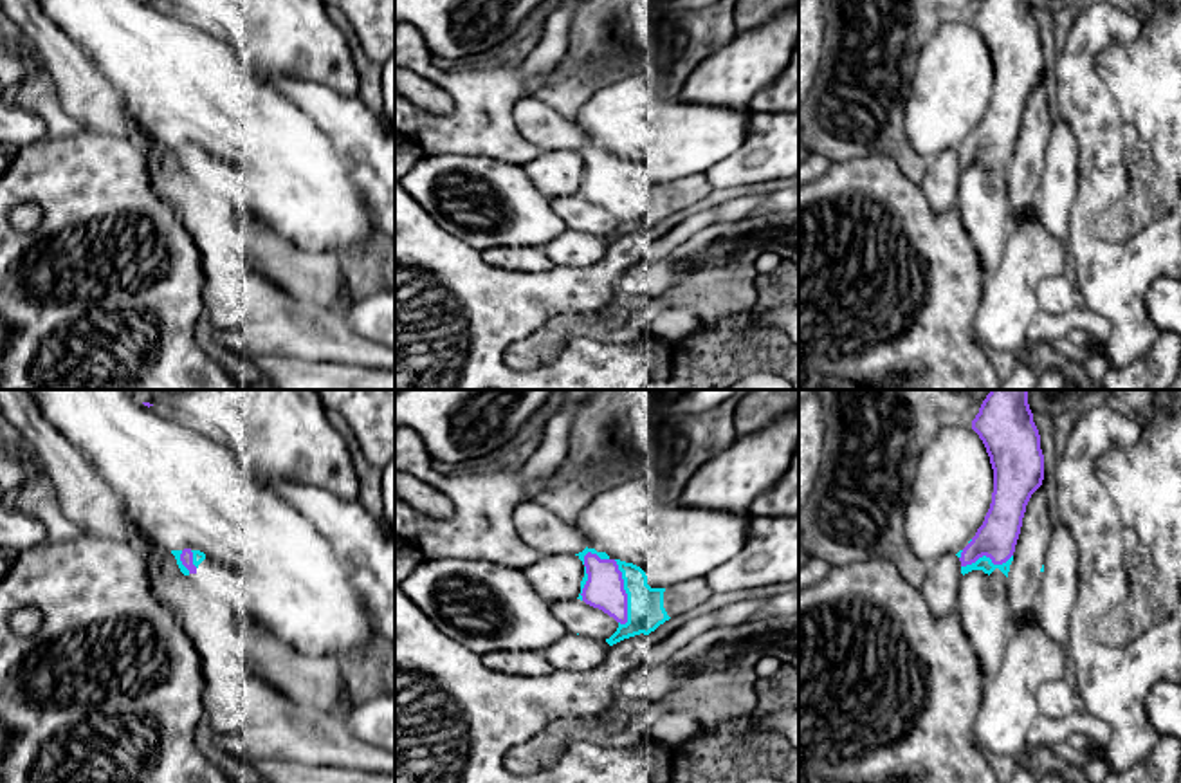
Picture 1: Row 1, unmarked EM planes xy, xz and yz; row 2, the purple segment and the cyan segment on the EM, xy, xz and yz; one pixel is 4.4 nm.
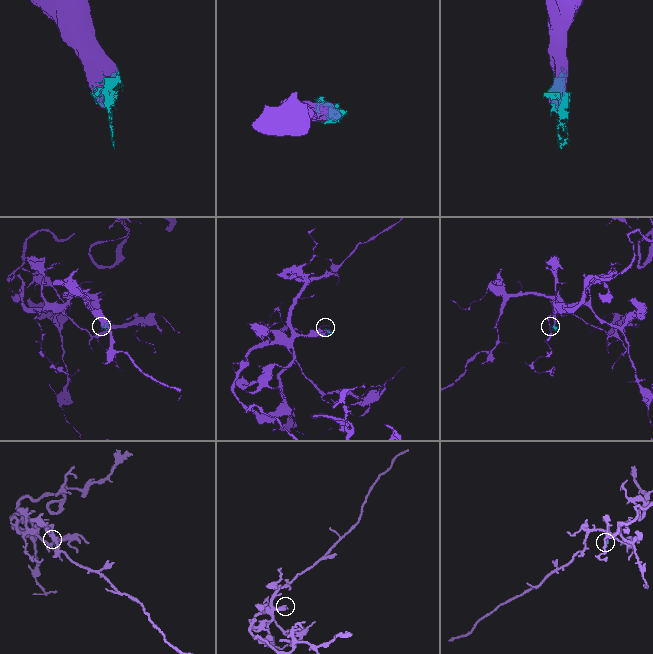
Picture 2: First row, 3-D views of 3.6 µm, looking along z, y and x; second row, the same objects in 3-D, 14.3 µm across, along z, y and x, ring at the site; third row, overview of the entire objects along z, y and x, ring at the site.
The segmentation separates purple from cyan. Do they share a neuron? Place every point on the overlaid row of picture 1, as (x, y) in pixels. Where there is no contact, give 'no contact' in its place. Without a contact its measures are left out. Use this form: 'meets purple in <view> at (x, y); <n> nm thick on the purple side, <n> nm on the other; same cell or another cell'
meets purple in xz at (624, 592); 180 nm thick on the purple side, 170 nm on the other; same cell

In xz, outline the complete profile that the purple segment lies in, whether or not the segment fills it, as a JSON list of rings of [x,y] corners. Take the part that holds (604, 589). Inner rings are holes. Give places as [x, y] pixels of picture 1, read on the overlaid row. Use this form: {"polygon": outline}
{"polygon": [[[588,547],[575,556],[584,565],[577,599],[618,622],[617,631],[606,639],[609,646],[640,633],[649,635],[671,617],[703,604],[712,595],[705,579],[651,588],[645,572],[633,563],[611,559],[606,552]]]}

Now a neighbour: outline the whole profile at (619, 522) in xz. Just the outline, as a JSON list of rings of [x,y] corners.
[[[644,474],[604,491],[588,503],[575,520],[586,536],[588,548],[606,552],[640,567],[651,588],[671,588],[683,581],[703,579],[725,565],[745,547],[750,512],[725,512],[718,509],[691,509],[682,503],[664,503],[647,487]]]

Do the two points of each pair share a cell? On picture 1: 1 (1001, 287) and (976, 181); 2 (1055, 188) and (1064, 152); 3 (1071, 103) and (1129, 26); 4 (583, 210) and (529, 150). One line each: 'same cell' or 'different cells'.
1: different cells
2: same cell
3: same cell
4: different cells

